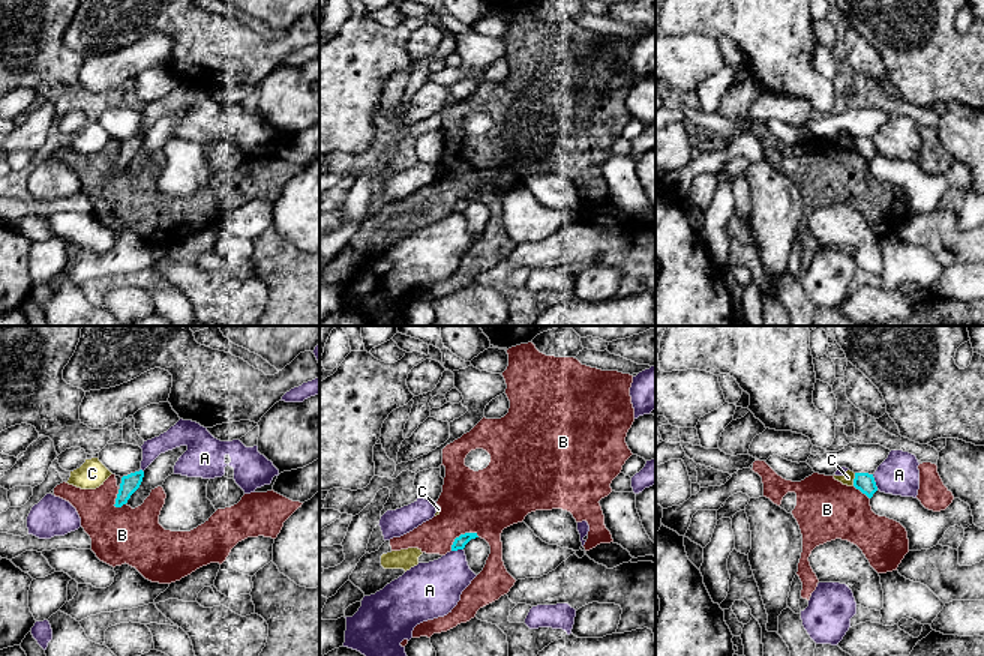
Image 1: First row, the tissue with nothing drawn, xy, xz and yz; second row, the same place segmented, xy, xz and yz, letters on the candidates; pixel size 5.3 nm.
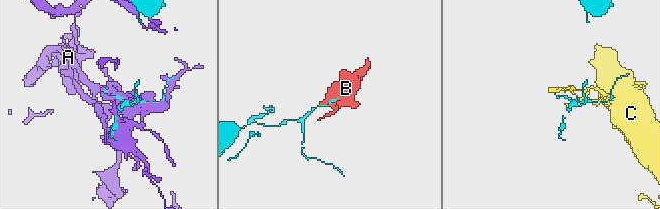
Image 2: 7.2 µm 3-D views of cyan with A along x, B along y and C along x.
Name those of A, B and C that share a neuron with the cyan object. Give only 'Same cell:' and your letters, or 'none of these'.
Same cell: none of these

